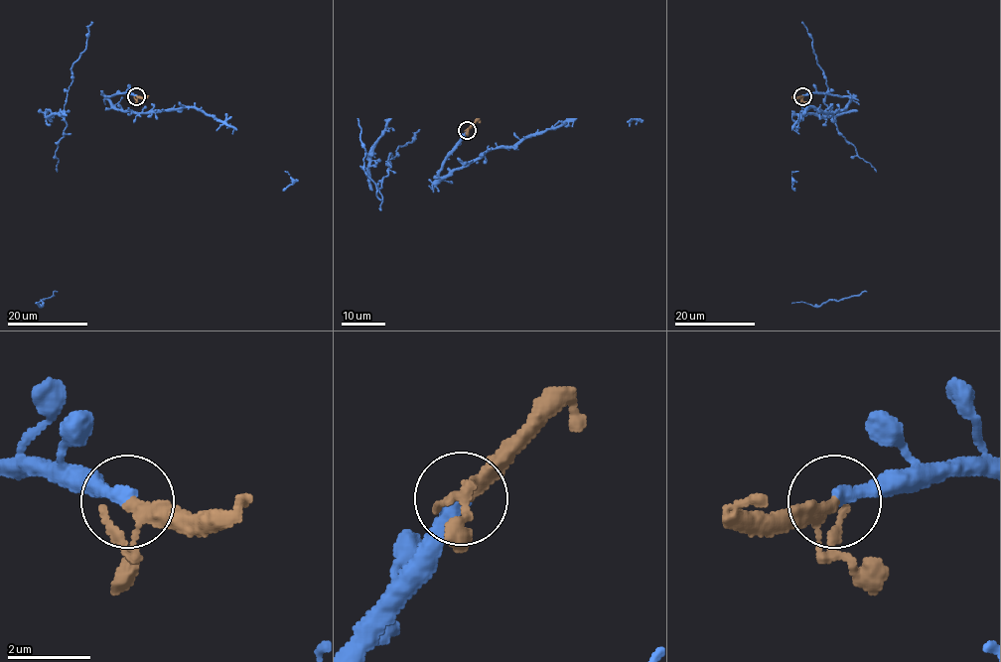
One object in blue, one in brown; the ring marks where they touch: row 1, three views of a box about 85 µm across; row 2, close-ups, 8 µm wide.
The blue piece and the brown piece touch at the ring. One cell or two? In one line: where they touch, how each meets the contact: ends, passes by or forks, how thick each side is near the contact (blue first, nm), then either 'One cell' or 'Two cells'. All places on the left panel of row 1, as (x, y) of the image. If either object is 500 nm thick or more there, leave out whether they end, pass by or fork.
Place: (136, 96). At the ring blue ends. At the ring brown passes by. Thickness 360 nm (blue) against 240 nm. One cell

